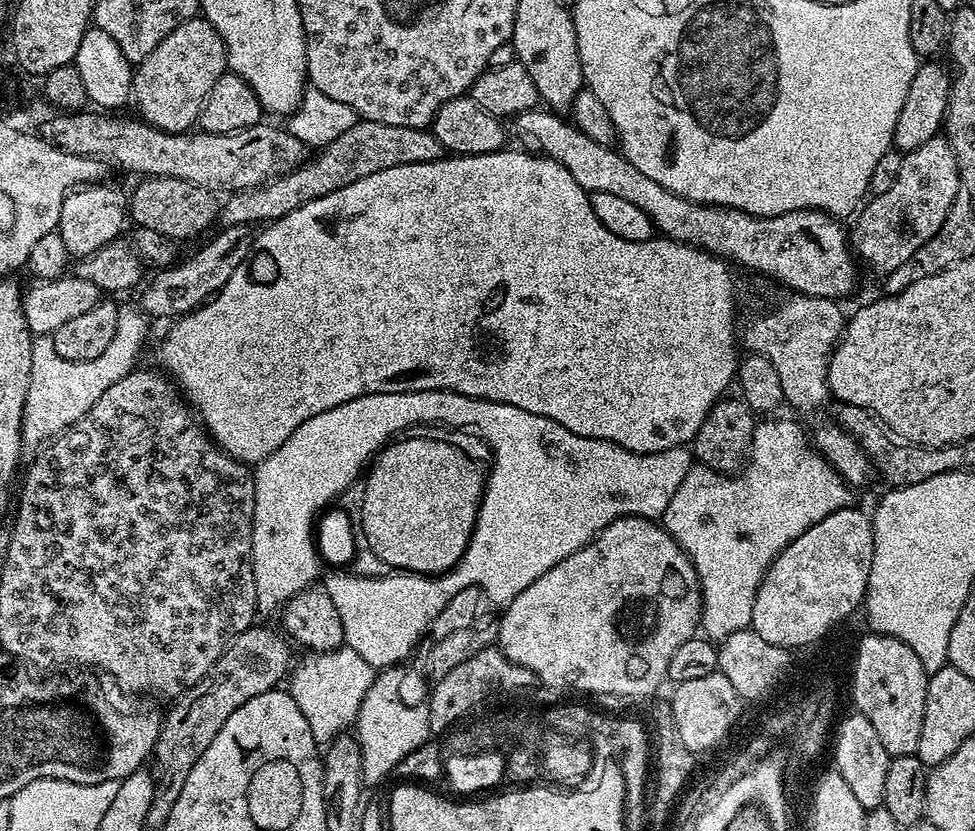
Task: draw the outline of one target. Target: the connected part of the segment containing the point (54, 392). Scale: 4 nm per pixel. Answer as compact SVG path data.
M121 305L119 307L118 327L114 332L113 341L106 346L105 352L98 358L91 359L89 362L70 362L69 359L62 358L54 348L52 336L33 337L31 346L31 368L30 368L30 387L27 390L26 406L23 410L23 426L21 428L21 441L23 445L31 450L37 449L42 445L55 439L60 433L64 432L74 422L82 419L98 402L102 396L120 378L135 369L136 358L146 338L149 321L137 307Z

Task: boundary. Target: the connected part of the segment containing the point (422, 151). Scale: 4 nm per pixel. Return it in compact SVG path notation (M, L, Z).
M357 119L350 130L319 149L302 167L256 188L243 188L241 192L231 193L219 209L218 220L225 228L254 226L259 220L280 220L290 214L290 210L298 210L306 206L306 202L314 202L314 198L326 198L326 194L334 194L334 190L358 182L358 178L370 178L370 174L378 174L378 170L390 170L390 166L418 166L422 162L442 160L445 155L442 142L438 142L428 128L386 126L386 122Z

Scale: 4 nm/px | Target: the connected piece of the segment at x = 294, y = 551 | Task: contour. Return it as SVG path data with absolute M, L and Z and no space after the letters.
M426 390L425 392L399 392L398 394L366 394L362 398L354 398L350 402L342 402L342 406L334 406L334 410L326 410L326 414L314 414L314 418L306 418L306 422L302 422L302 426L298 426L298 430L294 430L294 434L290 434L290 438L286 438L286 442L282 446L278 446L278 450L274 450L274 454L270 454L266 459L255 465L252 569L256 579L256 607L261 613L272 611L275 613L277 610L283 609L289 596L298 594L302 589L309 587L315 581L312 579L319 574L322 560L318 555L317 542L314 539L314 525L317 523L321 513L333 503L331 500L339 492L346 491L355 482L356 475L358 475L358 480L361 473L365 471L369 461L393 438L407 433L416 425L436 426L436 424L445 424L444 428L448 430L464 429L467 432L476 433L488 444L491 452L490 464L491 466L493 465L492 473L490 471L487 473L484 497L480 500L480 513L476 519L476 528L472 532L468 549L464 551L462 558L450 571L443 574L387 574L380 577L362 577L348 570L336 570L332 572L334 573L333 576L328 576L322 581L324 591L330 594L330 598L334 598L334 606L338 606L338 614L342 618L344 644L356 650L375 670L391 668L399 665L401 663L399 660L406 659L411 654L412 647L419 642L420 635L428 627L428 631L433 627L434 621L437 619L435 616L444 607L447 609L457 597L464 594L467 588L472 588L477 584L488 595L490 603L506 606L518 594L522 594L522 590L526 590L526 586L530 586L530 582L538 582L538 578L542 578L542 574L546 574L546 570L558 566L558 562L570 558L570 554L574 554L579 548L585 548L603 528L610 526L610 522L614 522L623 516L643 516L646 520L656 520L663 517L666 506L670 506L670 498L674 498L674 490L678 490L678 486L682 486L682 478L686 478L688 471L694 467L693 453L684 446L662 450L661 452L631 452L622 446L611 444L605 440L595 440L594 438L586 438L585 436L574 434L570 430L566 430L566 426L558 426L558 422L554 422L550 418L542 418L538 414L530 414L530 410L518 410L518 406L506 406L502 402L470 398L457 392Z

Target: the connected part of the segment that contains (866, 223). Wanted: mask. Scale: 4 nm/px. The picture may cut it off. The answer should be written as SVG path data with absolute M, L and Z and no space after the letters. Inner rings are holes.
M938 134L930 138L930 142L922 142L922 146L903 153L903 157L902 170L894 186L890 186L886 194L872 196L859 209L856 225L850 228L853 253L879 274L898 270L898 266L918 250L918 246L930 242L930 238L938 234L938 226L946 222L954 194L958 194L958 158L947 136Z

